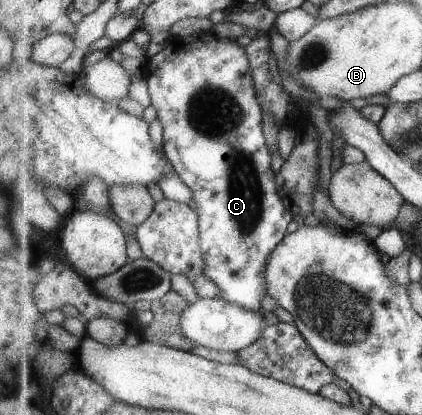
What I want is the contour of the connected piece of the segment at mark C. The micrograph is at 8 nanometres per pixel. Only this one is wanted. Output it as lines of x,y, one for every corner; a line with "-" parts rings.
208,30
199,35
187,35
185,37
170,35
166,38
163,48
158,53
150,57
147,56
147,58
149,67
147,89
151,96
151,104
158,110
158,119
164,126
164,152
171,162
173,170
194,192
194,201
197,204
200,220
200,245
206,262
204,274
219,285
222,292
221,298
239,303
249,310
264,312
261,309
261,302
263,302
265,294
268,294
265,280
266,262
269,260
271,252
288,235
287,228
293,222
294,213
290,210
289,205
284,202
282,195
279,194
276,173
271,168
271,149
264,130
264,116
258,90
255,86
254,70
250,63
250,56
247,54
246,48
239,46
237,41
220,39

